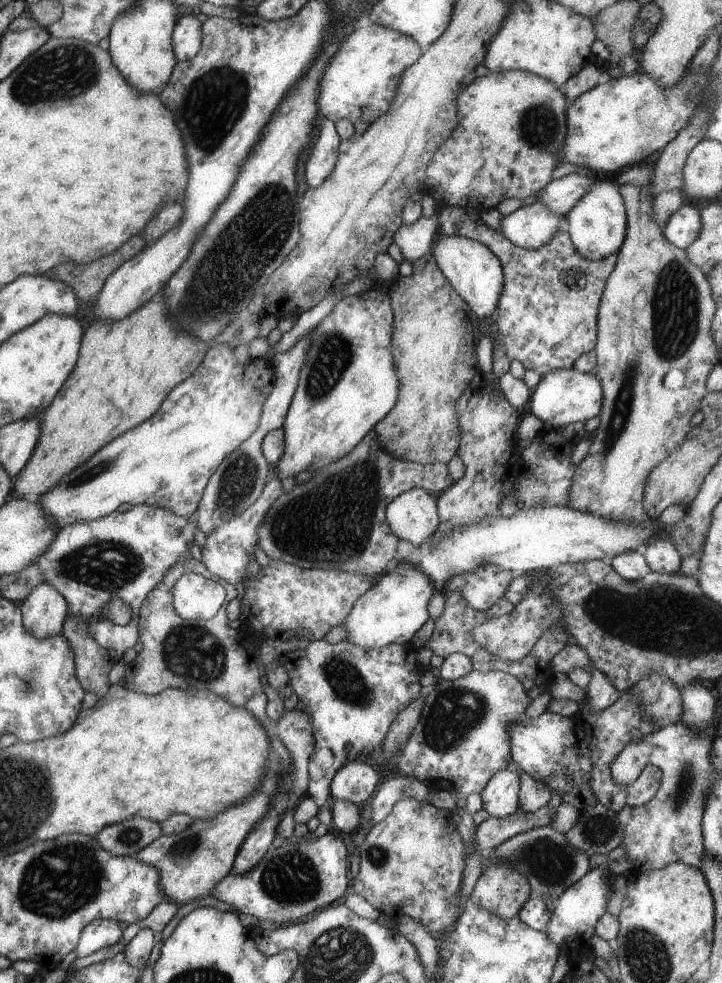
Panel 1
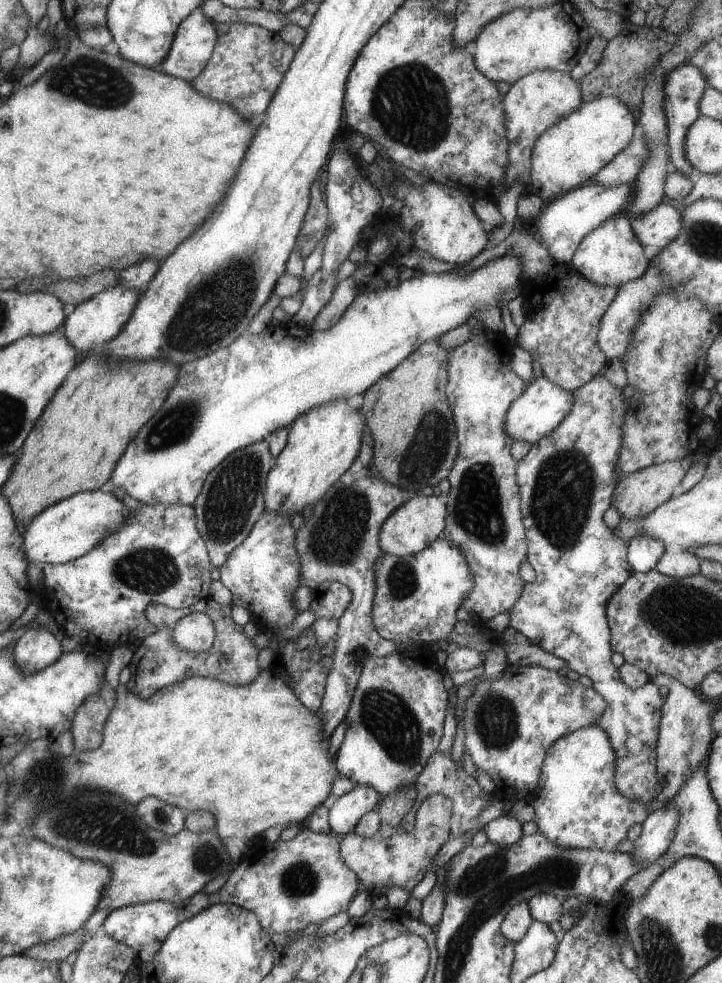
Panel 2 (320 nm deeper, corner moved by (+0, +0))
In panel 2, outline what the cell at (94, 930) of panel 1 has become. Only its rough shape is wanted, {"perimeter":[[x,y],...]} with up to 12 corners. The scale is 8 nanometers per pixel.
{"perimeter":[[198,891],[180,902],[120,907],[103,922],[107,935],[154,954],[175,926],[210,906]]}

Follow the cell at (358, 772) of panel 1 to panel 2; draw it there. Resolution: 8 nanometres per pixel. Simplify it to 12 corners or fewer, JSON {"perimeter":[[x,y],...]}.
{"perimeter":[[358,785],[337,798],[329,825],[340,837],[376,810],[382,797]]}

